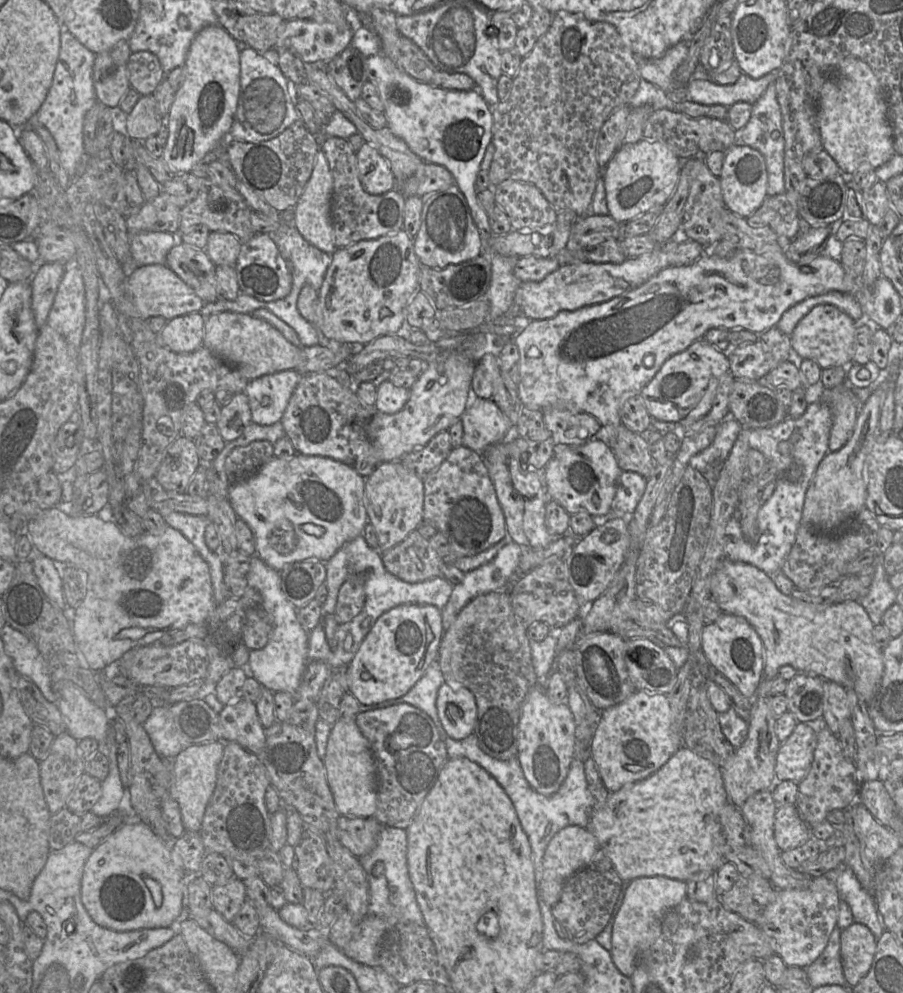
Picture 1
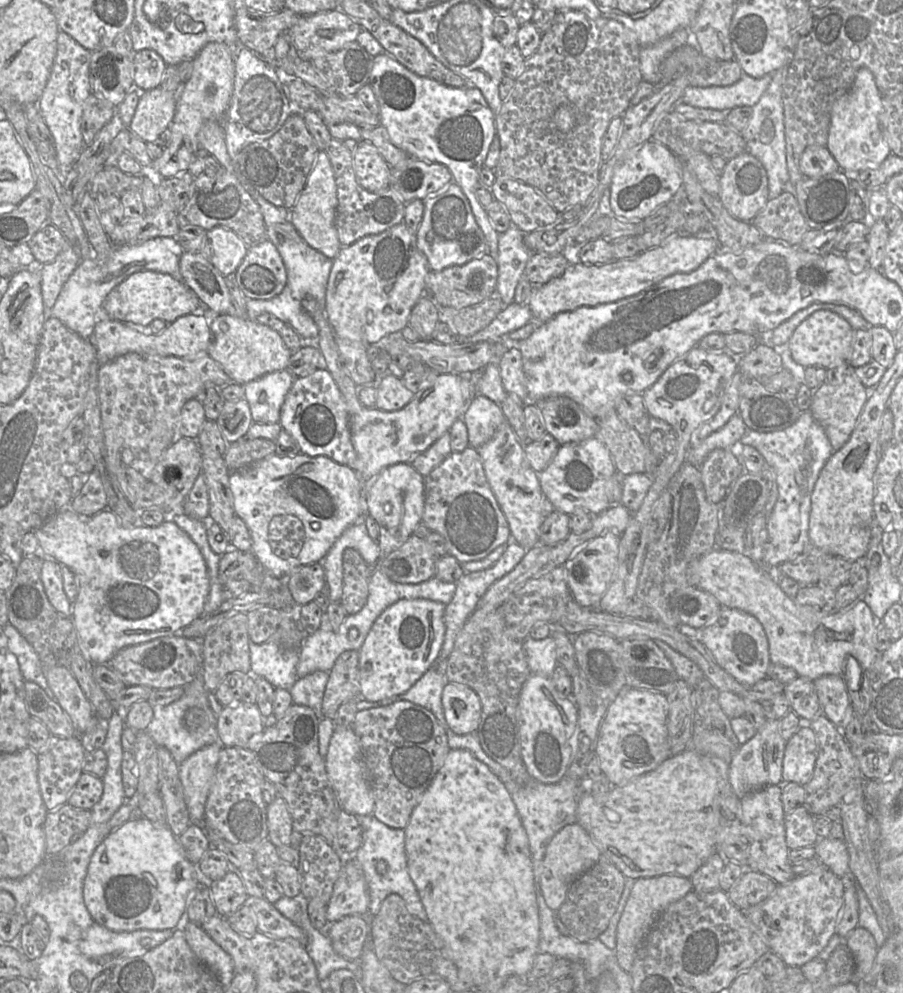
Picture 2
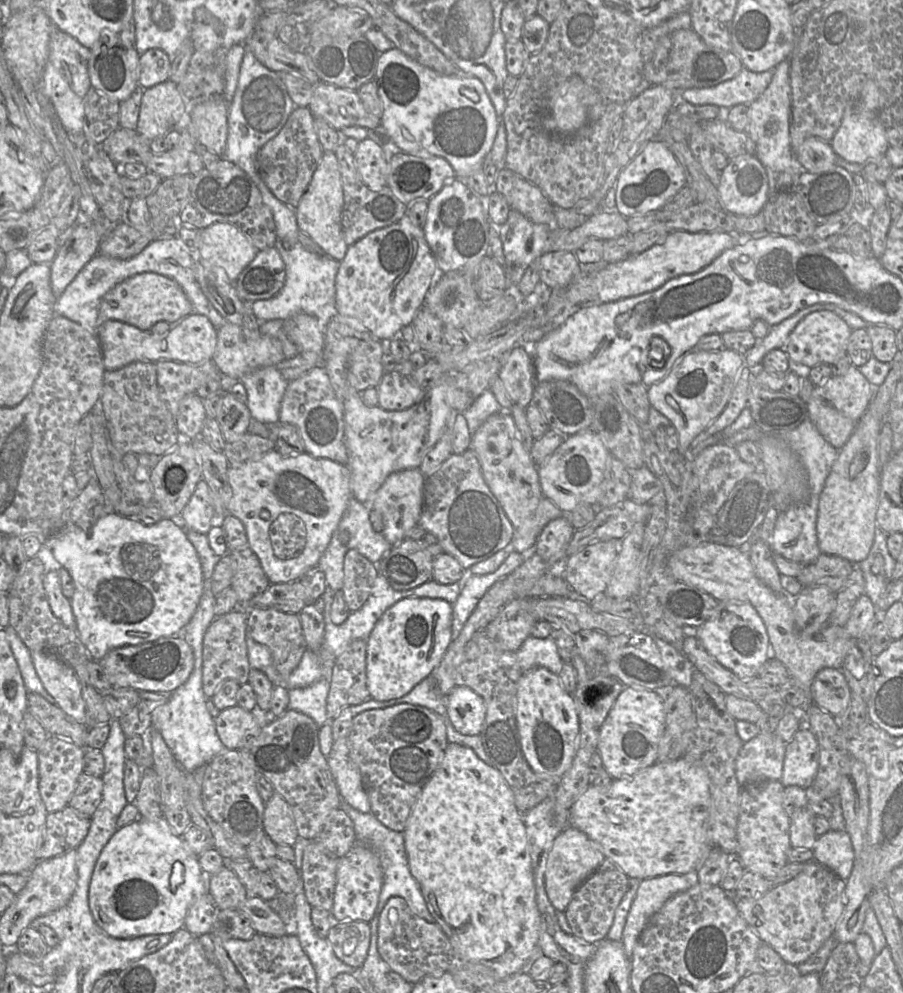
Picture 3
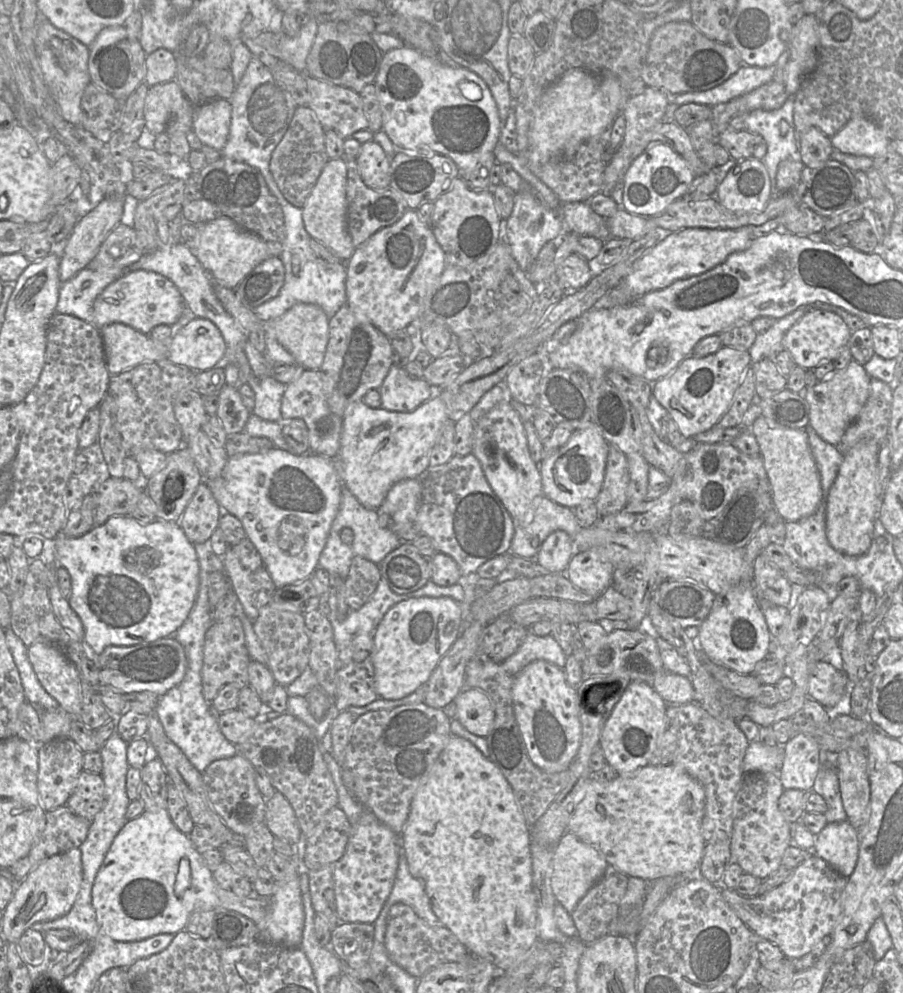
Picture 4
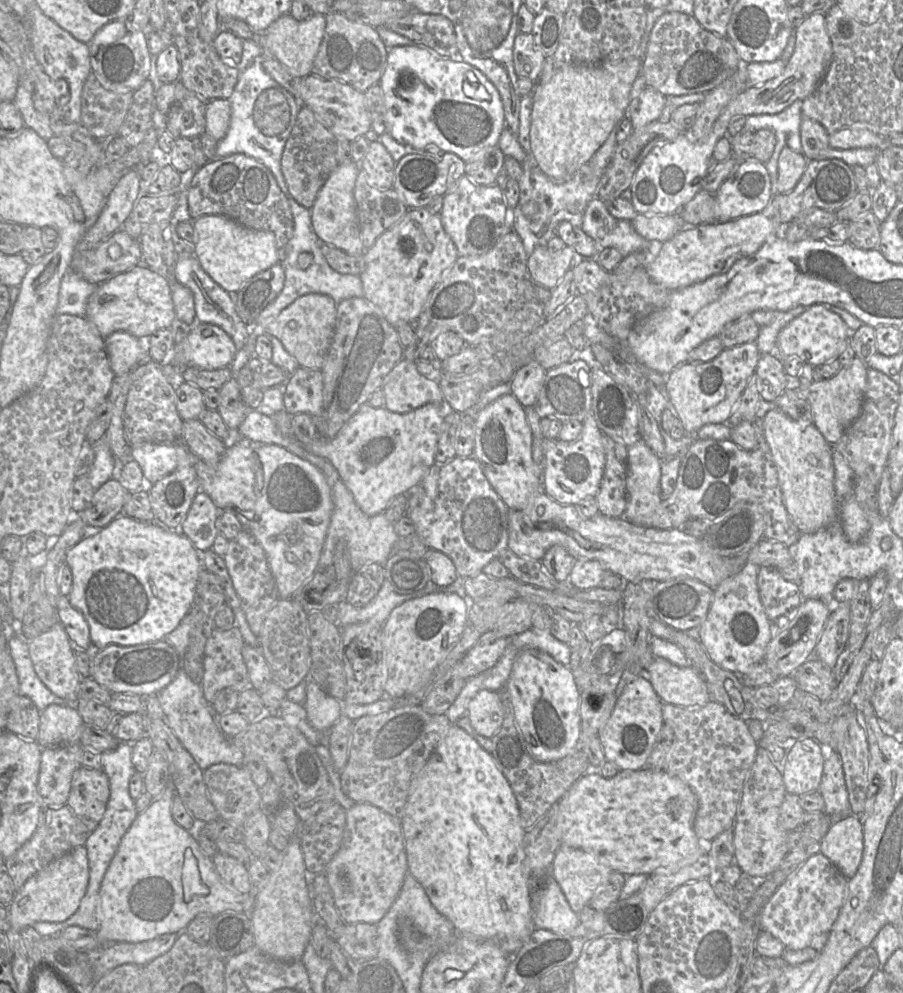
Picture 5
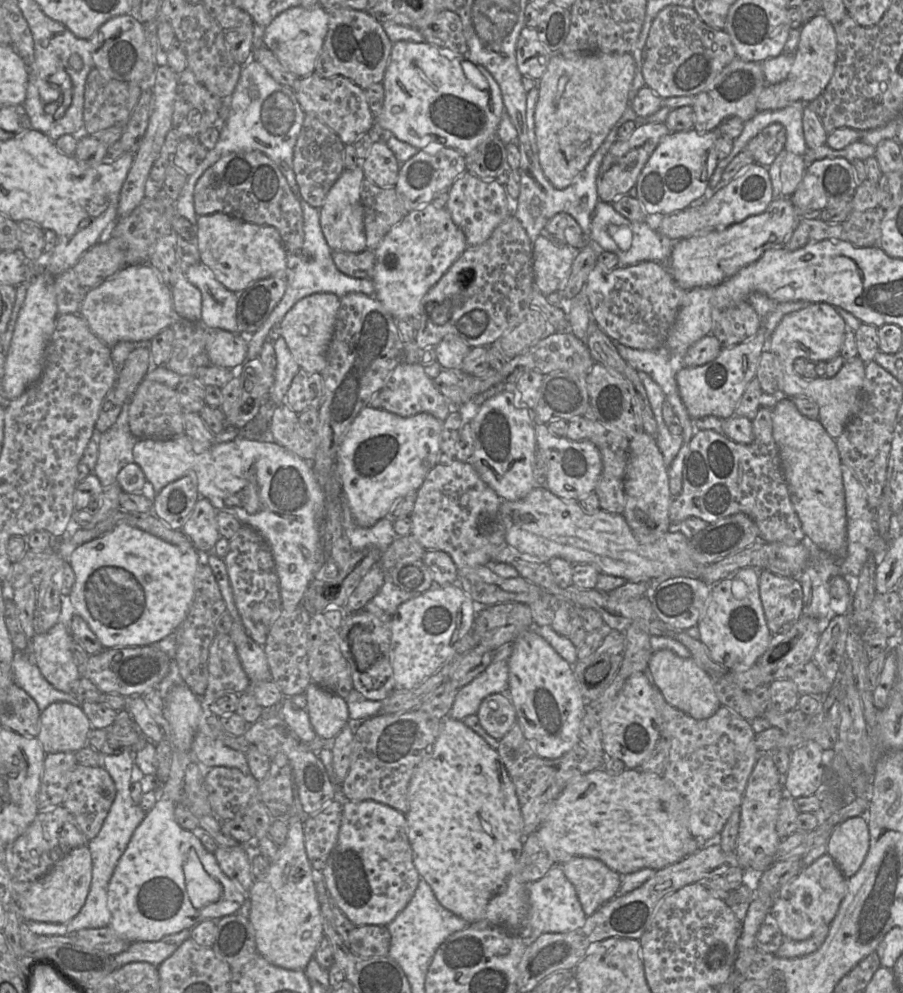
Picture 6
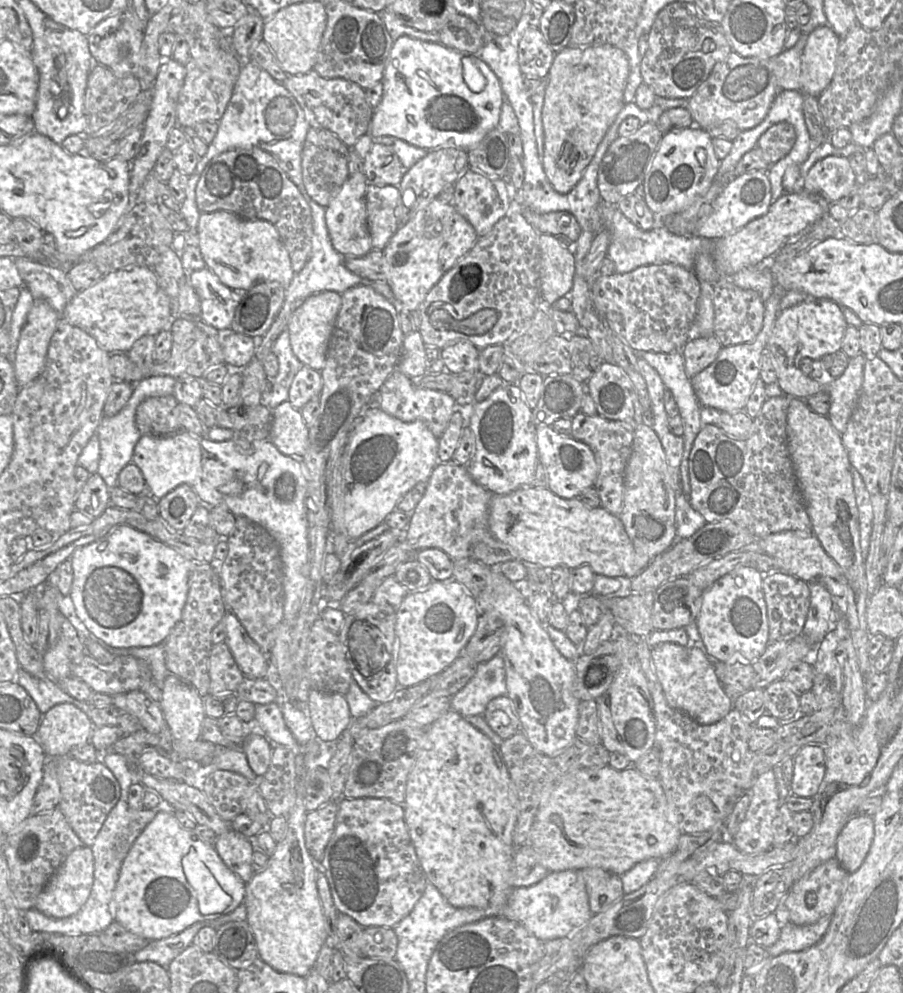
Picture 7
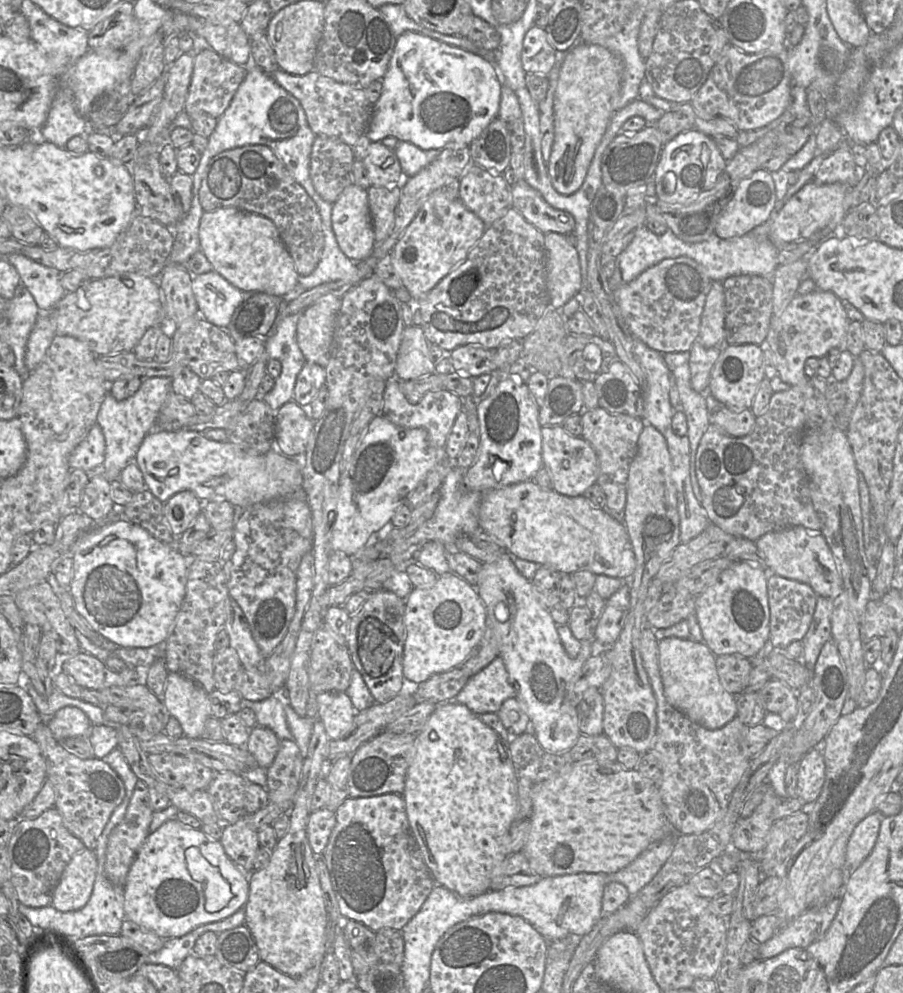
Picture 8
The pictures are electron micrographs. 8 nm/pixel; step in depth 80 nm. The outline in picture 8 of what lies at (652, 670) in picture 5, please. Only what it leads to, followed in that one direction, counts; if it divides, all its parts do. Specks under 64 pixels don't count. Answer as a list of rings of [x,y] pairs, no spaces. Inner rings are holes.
[[[667,637],[659,640],[658,666],[667,702],[693,722],[708,730],[715,730],[723,727],[736,716],[736,696],[728,693],[720,684],[715,665],[715,655],[704,642],[677,637]]]

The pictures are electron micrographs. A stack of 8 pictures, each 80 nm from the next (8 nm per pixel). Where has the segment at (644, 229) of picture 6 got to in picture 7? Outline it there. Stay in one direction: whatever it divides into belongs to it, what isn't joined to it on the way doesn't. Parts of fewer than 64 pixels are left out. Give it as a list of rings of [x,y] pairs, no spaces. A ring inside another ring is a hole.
[[[617,207],[607,230],[610,234],[607,256],[614,262],[617,273],[627,273],[640,266],[663,263],[677,264],[693,270],[696,256],[699,253],[710,253],[713,249],[711,238],[698,235],[680,236],[671,233],[666,227],[653,227],[651,230],[643,231],[626,218]]]

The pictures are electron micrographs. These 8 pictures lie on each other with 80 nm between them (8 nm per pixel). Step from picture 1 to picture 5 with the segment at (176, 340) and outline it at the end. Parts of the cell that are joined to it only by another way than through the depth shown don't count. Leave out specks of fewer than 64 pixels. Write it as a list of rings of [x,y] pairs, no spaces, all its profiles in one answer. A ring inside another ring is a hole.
[[[195,323],[188,328],[189,365],[215,370],[229,367],[237,353],[232,338],[219,326]],[[116,331],[104,339],[111,370],[115,376],[132,371],[148,359],[146,342],[133,335]]]

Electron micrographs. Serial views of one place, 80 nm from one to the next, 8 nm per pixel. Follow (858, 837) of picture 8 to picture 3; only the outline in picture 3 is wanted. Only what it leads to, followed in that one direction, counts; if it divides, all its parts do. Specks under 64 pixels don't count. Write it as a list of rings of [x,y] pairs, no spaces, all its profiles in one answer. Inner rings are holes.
[[[828,830],[816,838],[812,850],[816,862],[845,881],[849,878],[855,863],[855,853],[850,836],[845,830]]]

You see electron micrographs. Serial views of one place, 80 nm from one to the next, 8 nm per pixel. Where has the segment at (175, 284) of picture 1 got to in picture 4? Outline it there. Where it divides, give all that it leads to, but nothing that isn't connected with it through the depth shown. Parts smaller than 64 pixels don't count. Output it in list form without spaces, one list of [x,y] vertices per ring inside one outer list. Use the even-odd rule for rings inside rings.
[[[143,269],[127,271],[109,284],[95,299],[93,324],[100,330],[112,323],[121,323],[149,335],[158,325],[175,325],[186,313],[183,297],[171,280]]]

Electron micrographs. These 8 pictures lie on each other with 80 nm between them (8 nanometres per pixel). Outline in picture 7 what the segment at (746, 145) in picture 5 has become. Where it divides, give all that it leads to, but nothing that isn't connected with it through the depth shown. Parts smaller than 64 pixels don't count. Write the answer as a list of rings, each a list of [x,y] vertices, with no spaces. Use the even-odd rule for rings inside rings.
[[[778,122],[770,126],[758,139],[757,146],[763,151],[765,159],[773,164],[786,156],[793,147],[796,134],[793,125],[788,122]]]

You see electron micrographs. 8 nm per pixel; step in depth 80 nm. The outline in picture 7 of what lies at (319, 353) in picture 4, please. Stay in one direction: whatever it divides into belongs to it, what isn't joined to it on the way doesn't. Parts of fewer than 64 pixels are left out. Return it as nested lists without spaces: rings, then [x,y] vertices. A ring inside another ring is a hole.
[[[323,291],[308,297],[293,311],[286,329],[289,332],[292,351],[304,366],[319,372],[324,369],[328,344],[341,307],[341,301],[341,294],[334,291]]]

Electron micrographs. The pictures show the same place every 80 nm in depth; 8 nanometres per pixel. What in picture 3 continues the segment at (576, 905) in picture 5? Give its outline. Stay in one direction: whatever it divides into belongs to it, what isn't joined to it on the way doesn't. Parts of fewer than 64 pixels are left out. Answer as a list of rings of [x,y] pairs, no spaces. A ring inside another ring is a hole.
[[[567,826],[555,838],[545,870],[545,890],[552,906],[564,912],[575,890],[599,868],[605,858],[601,849],[586,834]]]

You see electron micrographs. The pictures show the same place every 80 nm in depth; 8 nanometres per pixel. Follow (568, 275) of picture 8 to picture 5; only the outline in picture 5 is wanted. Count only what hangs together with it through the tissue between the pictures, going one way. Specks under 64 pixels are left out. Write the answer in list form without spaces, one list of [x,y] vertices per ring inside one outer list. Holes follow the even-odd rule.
[[[538,245],[527,261],[531,281],[535,285],[553,289],[575,264],[575,254],[568,246],[558,252],[550,252],[545,246]]]

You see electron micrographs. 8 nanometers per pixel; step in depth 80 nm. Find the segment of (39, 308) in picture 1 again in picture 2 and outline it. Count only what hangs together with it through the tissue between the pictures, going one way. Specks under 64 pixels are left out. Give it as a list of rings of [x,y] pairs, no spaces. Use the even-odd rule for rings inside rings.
[[[67,245],[53,262],[39,267],[42,298],[48,316],[50,316],[50,311],[56,303],[64,284],[80,261],[81,258],[75,247]]]

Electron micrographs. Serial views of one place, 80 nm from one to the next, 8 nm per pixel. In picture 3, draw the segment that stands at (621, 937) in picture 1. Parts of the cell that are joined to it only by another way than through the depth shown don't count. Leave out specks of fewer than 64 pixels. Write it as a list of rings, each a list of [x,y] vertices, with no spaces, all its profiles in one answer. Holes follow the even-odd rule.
[[[697,872],[686,875],[667,874],[640,882],[621,939],[629,959],[632,958],[637,940],[650,918],[673,896],[690,889],[697,883]]]

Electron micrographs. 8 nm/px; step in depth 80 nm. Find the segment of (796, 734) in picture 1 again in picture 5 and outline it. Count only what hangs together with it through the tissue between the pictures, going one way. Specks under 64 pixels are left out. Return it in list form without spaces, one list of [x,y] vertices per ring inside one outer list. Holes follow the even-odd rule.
[[[796,740],[786,752],[782,780],[787,793],[802,796],[818,791],[824,758],[820,744],[815,740]]]

